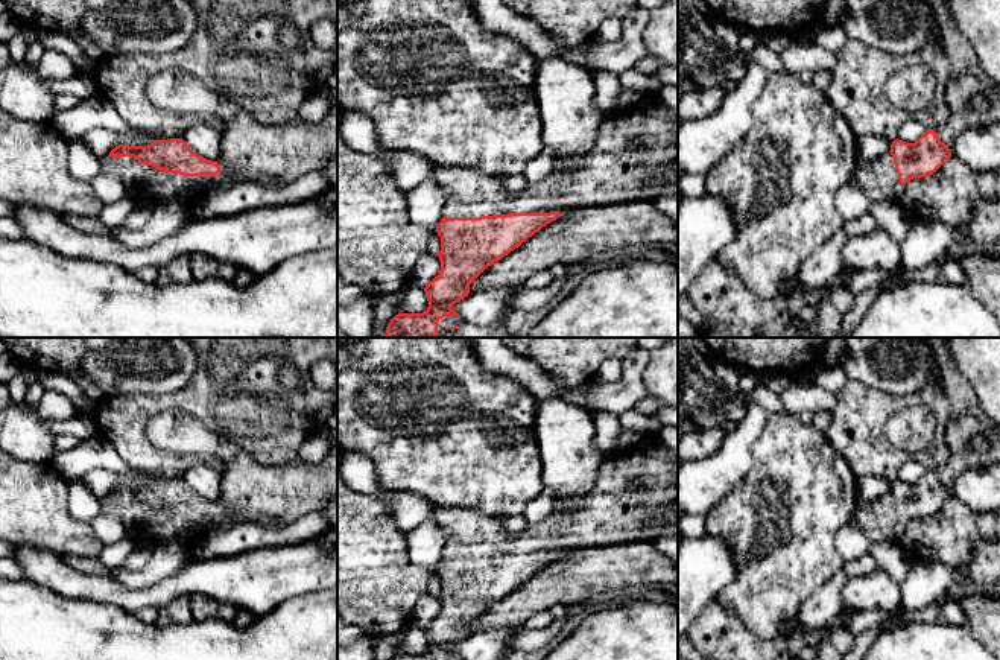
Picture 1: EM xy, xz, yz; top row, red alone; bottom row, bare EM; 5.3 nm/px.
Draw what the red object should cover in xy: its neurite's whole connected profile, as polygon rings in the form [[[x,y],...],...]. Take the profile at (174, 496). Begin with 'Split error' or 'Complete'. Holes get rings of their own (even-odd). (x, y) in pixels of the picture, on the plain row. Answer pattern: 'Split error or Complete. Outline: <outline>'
Split error. Outline: [[[170,479],[147,487],[119,485],[105,499],[103,511],[119,517],[138,543],[157,543],[213,520],[222,509],[195,494],[182,479]]]

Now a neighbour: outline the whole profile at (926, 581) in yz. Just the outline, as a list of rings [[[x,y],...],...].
[[[913,560],[901,584],[898,611],[916,611],[941,598],[956,582],[956,569],[939,561]]]

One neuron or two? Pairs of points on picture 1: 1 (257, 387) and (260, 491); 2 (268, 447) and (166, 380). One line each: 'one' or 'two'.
1: two
2: two

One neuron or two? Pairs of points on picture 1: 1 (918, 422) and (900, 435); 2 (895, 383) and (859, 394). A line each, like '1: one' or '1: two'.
1: one
2: two

